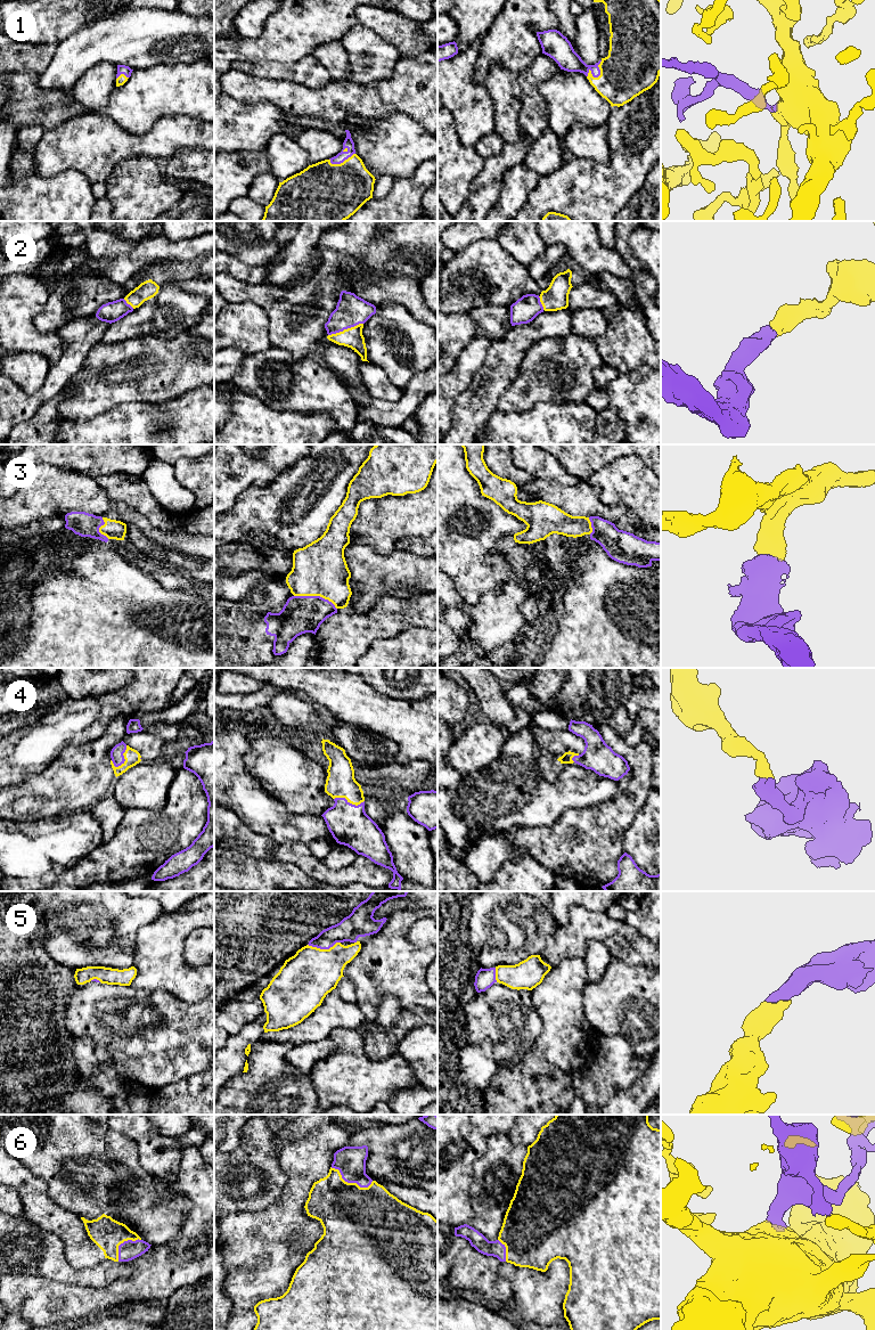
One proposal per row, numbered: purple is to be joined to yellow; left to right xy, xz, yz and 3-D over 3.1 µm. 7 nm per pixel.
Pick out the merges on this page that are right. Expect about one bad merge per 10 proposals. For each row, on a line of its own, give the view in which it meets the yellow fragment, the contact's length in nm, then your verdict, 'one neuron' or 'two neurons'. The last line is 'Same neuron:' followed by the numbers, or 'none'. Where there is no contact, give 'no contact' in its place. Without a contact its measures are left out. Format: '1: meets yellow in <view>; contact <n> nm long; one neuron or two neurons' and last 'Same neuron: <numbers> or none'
1: meets yellow in yz; contact 160 nm long; one neuron
2: meets yellow in xz; contact 260 nm long; one neuron
3: meets yellow in xz; contact 320 nm long; one neuron
4: meets yellow in xy; contact 180 nm long; one neuron
5: meets yellow in xz; contact 240 nm long; one neuron
6: meets yellow in xz; contact 320 nm long; one neuron
Same neuron: 1, 2, 3, 4, 5, 6

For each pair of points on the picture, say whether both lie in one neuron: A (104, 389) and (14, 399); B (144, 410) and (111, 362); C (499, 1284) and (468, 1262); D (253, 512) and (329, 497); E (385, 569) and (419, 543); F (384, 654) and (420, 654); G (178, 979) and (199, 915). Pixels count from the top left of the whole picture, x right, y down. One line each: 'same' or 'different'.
A: different
B: different
C: same
D: same
E: different
F: same
G: same

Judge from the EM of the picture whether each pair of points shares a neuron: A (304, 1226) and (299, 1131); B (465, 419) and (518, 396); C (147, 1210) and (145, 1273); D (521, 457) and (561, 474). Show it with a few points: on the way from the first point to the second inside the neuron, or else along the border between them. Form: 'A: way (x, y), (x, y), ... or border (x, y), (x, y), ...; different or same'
A: border (316, 1126), (289, 1142); different
B: border (512, 382), (500, 397), (496, 410); different
C: border (177, 1233), (168, 1242), (152, 1245); different
D: way (531, 458), (550, 468); same

